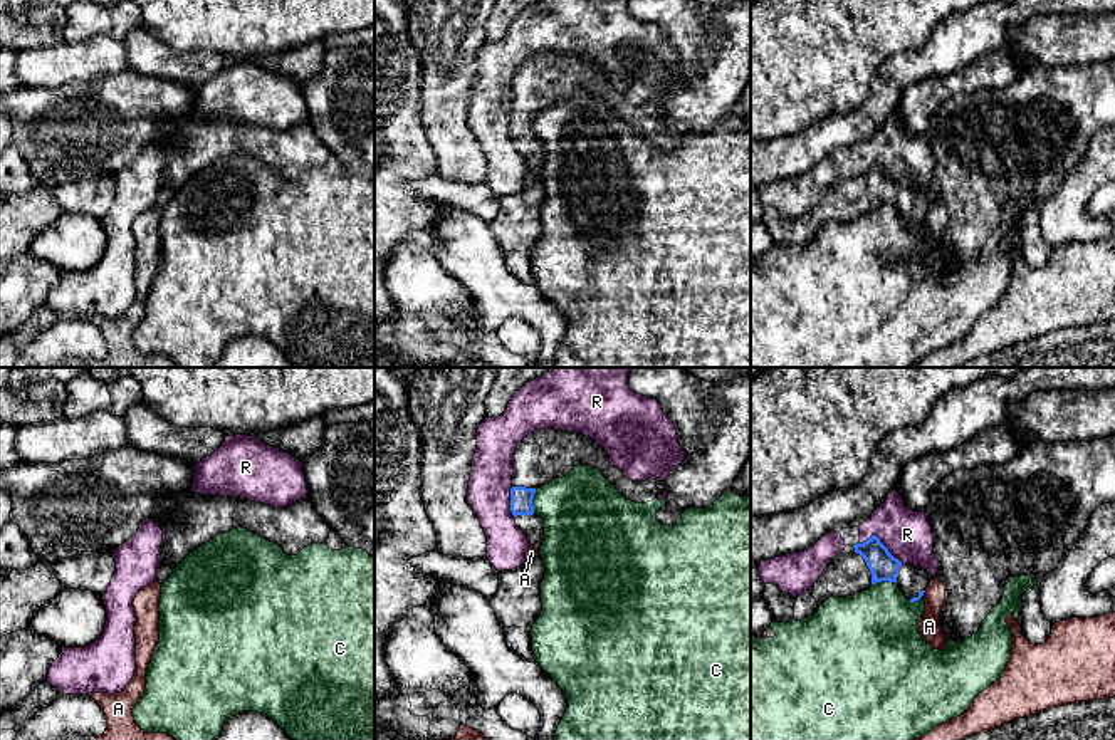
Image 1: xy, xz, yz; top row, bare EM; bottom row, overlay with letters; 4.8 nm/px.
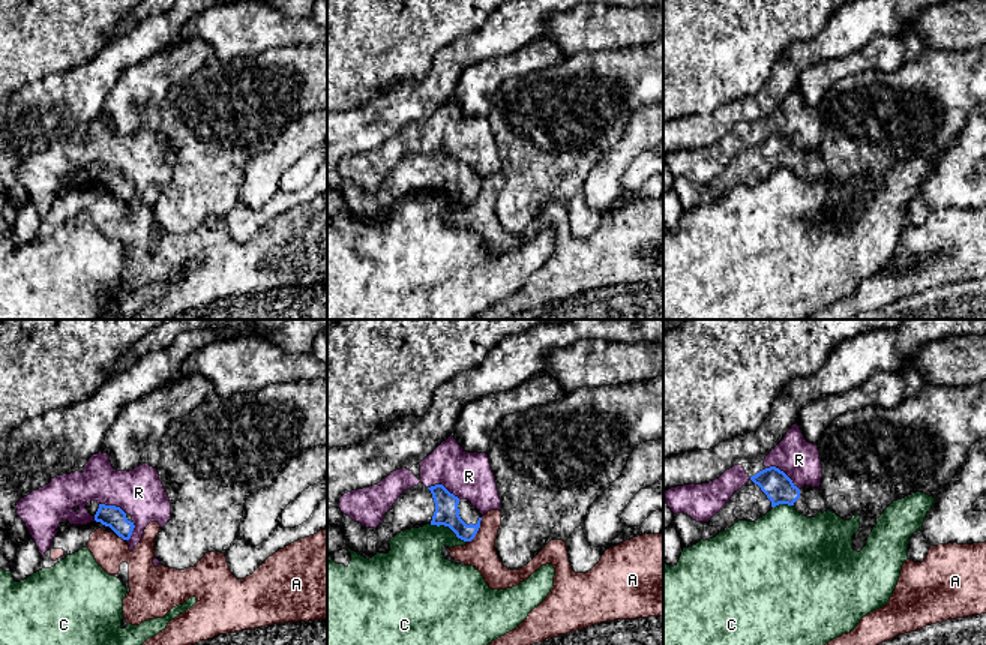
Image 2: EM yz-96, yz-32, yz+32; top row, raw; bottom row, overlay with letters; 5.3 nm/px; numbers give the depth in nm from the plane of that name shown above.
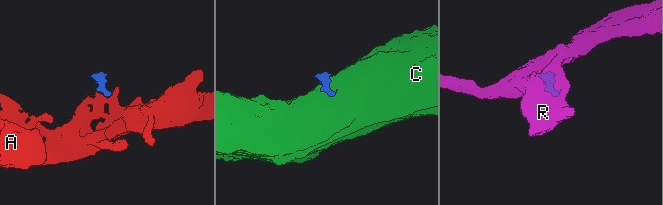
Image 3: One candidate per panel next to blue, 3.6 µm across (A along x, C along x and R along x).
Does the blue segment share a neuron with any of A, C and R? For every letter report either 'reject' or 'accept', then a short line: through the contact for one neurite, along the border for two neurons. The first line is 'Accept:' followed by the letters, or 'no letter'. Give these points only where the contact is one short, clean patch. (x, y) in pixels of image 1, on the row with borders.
Accept: no letter
A: reject; line yz (926, 591), (922, 594)
C: reject; line xz (536, 489), (533, 512)
R: reject

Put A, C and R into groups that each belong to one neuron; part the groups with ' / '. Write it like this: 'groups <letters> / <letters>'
groups A / C / R

